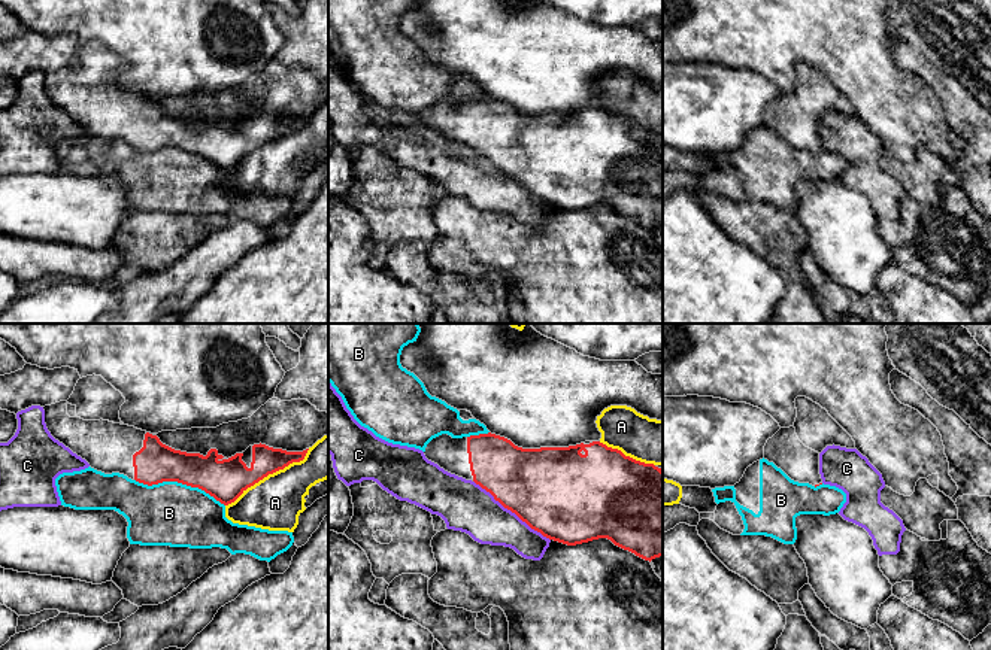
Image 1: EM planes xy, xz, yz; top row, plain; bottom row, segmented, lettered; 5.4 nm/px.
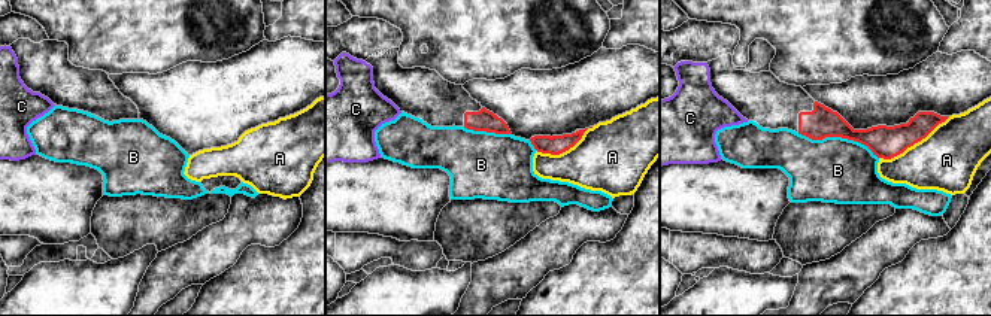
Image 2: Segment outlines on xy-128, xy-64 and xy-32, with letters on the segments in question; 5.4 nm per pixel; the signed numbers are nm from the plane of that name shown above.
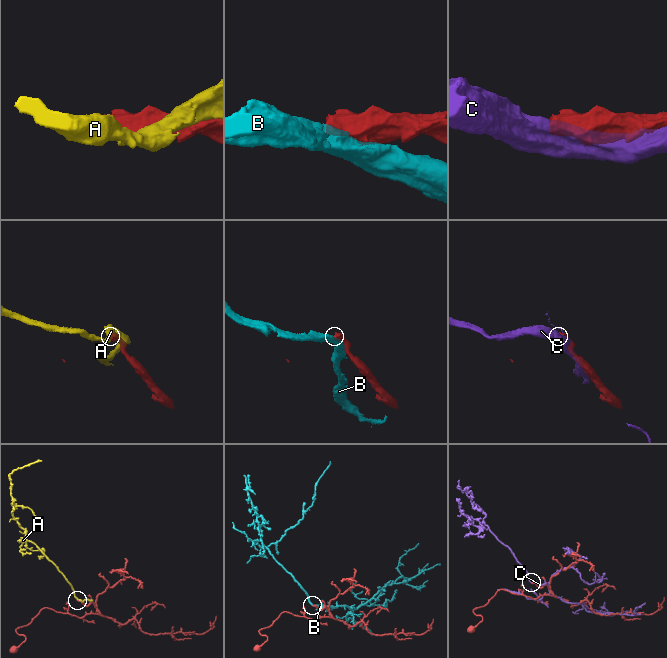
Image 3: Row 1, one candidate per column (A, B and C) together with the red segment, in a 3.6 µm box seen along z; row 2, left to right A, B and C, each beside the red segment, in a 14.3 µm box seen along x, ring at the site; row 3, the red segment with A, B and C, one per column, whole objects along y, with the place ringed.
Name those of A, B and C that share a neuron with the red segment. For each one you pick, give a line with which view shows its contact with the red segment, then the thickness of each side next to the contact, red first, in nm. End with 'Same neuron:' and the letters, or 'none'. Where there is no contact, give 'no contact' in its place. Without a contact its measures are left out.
Same neuron: none

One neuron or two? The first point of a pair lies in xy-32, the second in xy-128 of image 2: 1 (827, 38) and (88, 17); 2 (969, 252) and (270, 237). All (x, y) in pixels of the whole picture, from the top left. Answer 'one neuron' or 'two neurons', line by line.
1: one neuron
2: two neurons

